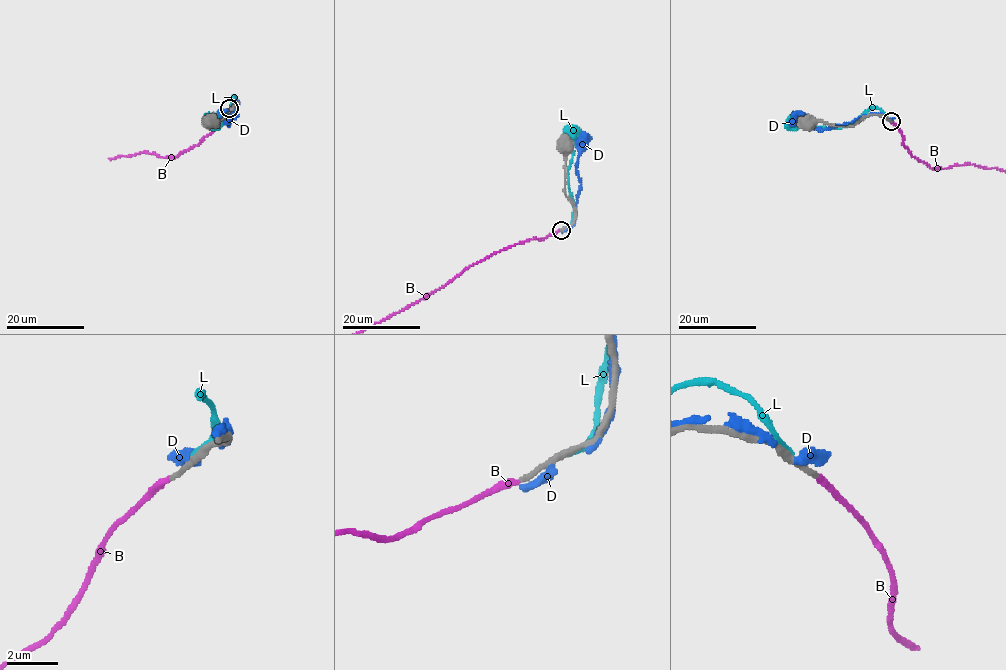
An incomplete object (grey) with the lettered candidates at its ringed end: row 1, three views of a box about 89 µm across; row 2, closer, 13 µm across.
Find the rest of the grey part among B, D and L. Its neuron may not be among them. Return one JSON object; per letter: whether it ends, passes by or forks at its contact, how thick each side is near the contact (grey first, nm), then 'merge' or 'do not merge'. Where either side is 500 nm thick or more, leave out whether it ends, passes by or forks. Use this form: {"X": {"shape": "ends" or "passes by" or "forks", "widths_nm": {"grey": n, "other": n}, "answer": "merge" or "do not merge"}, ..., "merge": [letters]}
{"B": {"shape": "ends", "widths_nm": {"grey": 220, "other": 240}, "answer": "merge"}, "D": {"shape": "ends", "widths_nm": {"grey": 240, "other": 360}, "answer": "do not merge"}, "L": {"shape": "ends", "widths_nm": {"grey": 240, "other": 200}, "answer": "do not merge"}, "merge": ["B"]}

